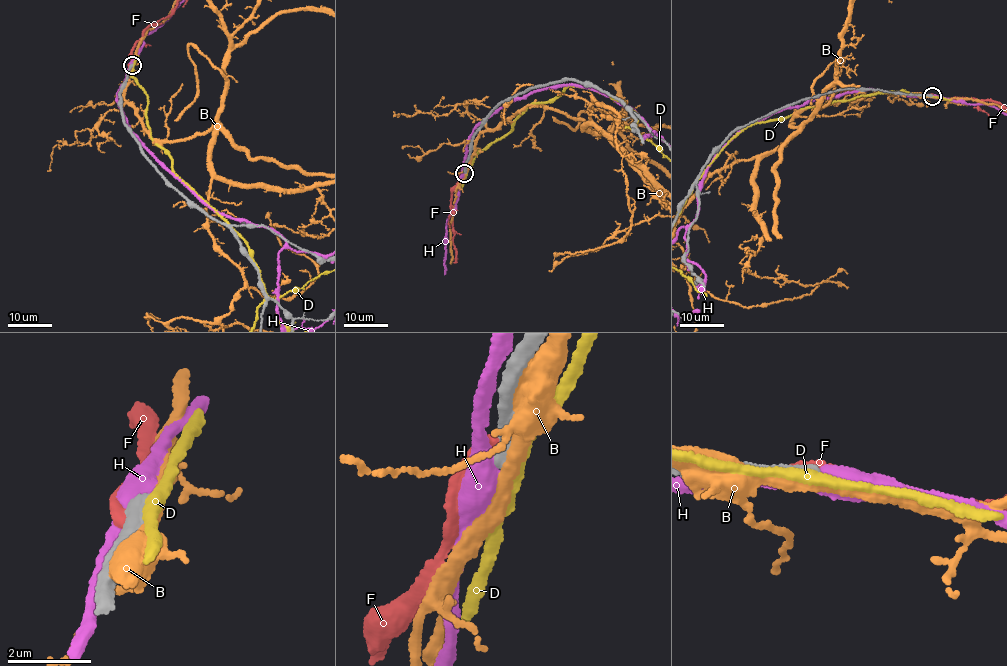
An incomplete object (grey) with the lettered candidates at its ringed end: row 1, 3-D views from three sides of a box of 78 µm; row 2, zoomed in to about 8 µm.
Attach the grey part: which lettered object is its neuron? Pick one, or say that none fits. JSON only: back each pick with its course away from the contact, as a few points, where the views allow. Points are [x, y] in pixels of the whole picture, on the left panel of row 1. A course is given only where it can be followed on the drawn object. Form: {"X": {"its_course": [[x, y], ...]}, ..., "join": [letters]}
{"join": []}

